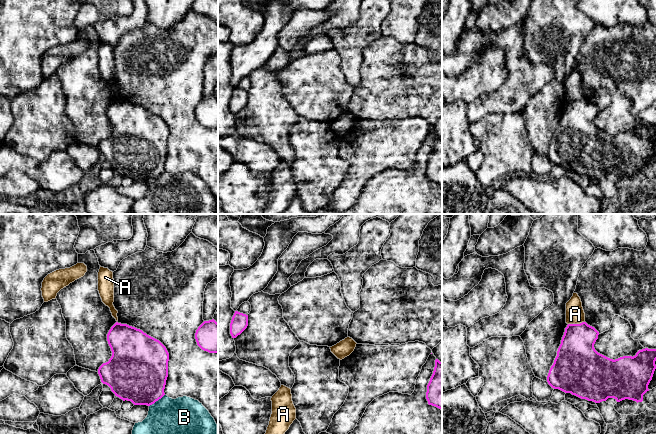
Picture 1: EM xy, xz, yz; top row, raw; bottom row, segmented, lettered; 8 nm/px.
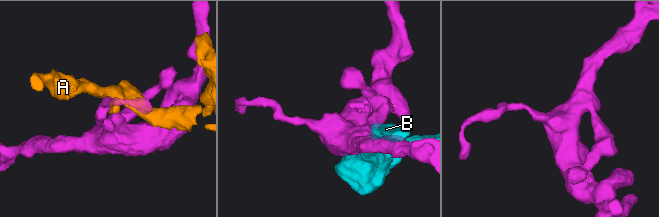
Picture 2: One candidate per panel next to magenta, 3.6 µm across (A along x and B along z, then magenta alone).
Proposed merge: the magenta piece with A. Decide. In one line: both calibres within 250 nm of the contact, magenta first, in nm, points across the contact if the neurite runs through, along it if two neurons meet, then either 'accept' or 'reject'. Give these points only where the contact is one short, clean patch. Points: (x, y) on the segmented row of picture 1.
320 nm thick on the magenta side, 150 nm on the other; border along yz (584, 321), (568, 324); reject

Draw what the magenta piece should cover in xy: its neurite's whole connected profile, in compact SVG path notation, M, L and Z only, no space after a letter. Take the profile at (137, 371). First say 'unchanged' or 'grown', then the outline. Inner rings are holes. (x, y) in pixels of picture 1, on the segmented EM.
unchanged | M118 322L109 330L107 341L112 356L98 369L101 382L108 385L115 396L134 405L150 406L161 399L165 395L168 377L169 353L166 347L142 330Z

